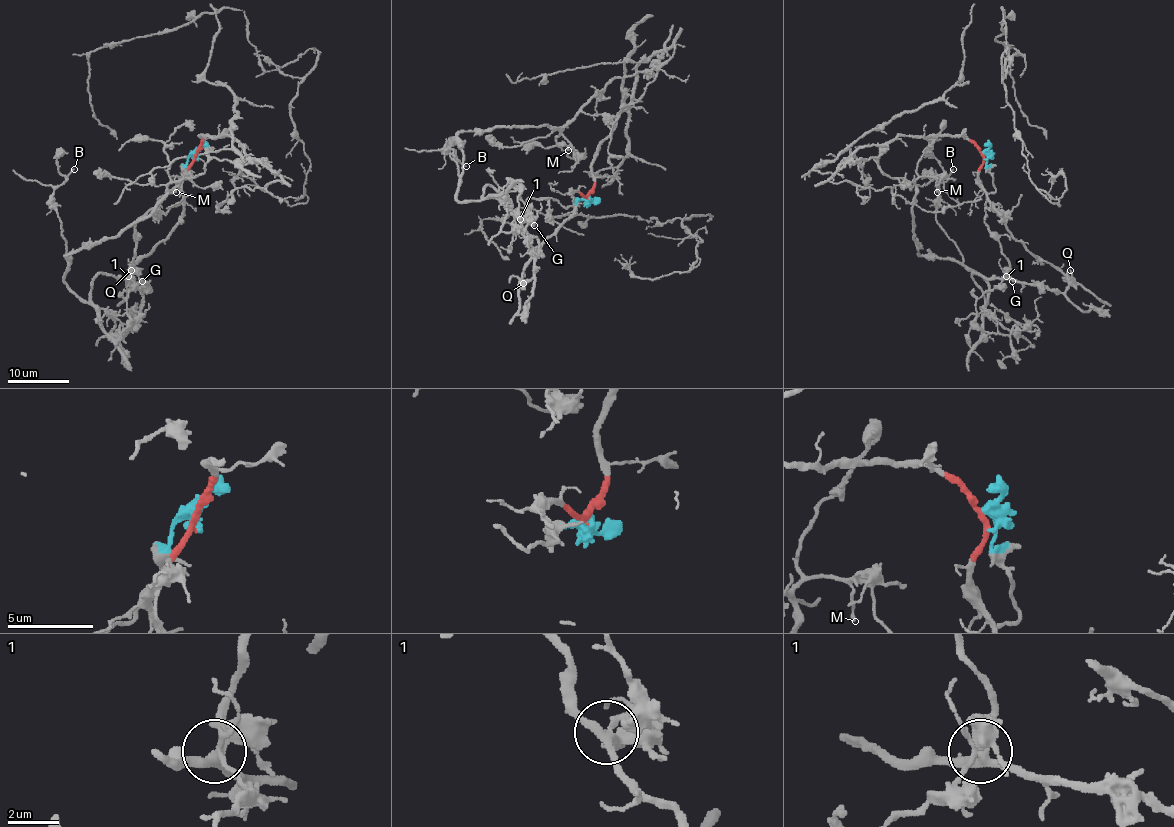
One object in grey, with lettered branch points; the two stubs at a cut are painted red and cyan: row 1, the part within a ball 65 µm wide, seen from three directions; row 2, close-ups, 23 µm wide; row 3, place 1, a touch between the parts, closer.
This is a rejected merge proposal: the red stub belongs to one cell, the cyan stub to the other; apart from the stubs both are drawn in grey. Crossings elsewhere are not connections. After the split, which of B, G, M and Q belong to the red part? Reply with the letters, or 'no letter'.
no letter

